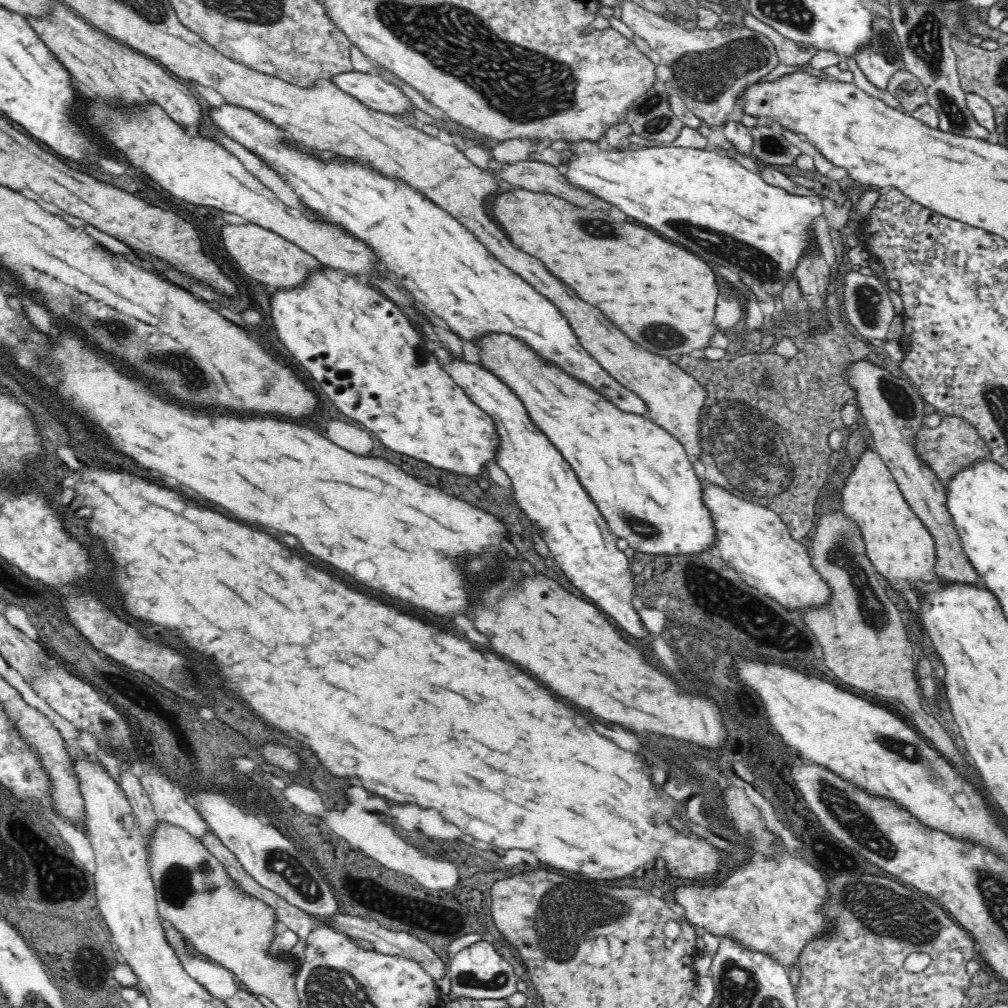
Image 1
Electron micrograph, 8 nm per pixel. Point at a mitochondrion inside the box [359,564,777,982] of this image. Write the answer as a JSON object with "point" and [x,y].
{"point":[559,940]}

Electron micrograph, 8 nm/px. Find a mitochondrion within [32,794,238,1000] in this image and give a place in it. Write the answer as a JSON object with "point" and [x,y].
{"point":[179,884]}

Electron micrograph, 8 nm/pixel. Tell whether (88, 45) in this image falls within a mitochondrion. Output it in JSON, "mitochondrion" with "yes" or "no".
{"mitochondrion":"no"}

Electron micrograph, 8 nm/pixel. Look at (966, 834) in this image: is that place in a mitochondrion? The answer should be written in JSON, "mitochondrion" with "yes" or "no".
{"mitochondrion":"no"}

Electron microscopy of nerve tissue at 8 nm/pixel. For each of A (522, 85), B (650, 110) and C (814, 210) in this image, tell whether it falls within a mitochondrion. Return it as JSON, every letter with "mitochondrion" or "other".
{"A":"mitochondrion","B":"mitochondrion","C":"other"}

